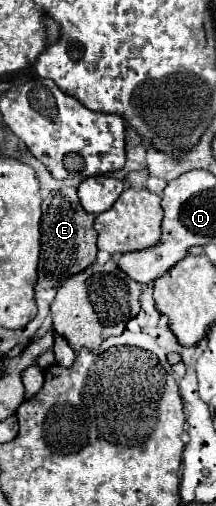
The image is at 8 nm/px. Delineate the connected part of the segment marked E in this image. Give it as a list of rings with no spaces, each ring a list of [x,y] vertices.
[[[43,202],[41,218],[41,262],[39,282],[41,288],[57,288],[61,282],[83,272],[95,262],[97,234],[93,230],[93,214],[87,214],[79,202]]]

